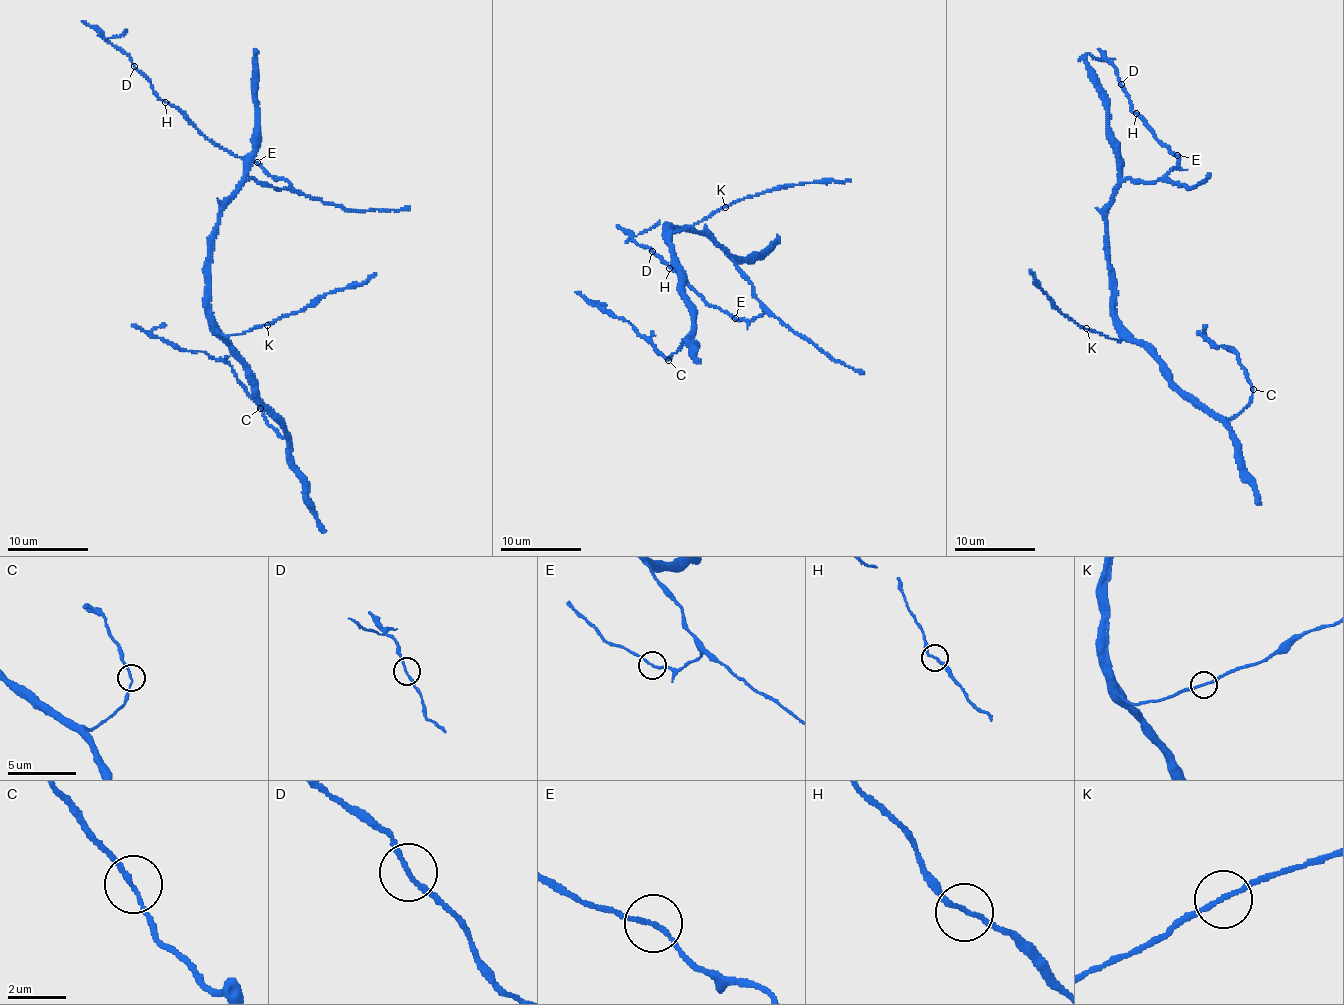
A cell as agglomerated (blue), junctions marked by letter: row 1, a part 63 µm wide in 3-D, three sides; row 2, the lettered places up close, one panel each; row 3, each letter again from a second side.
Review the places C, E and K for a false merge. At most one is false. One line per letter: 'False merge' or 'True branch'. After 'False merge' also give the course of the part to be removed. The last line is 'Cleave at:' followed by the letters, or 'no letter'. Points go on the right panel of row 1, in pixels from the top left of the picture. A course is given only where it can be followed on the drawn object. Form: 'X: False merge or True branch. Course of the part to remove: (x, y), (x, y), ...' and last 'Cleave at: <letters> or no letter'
C: True branch
E: True branch
K: True branch
Cleave at: no letter

